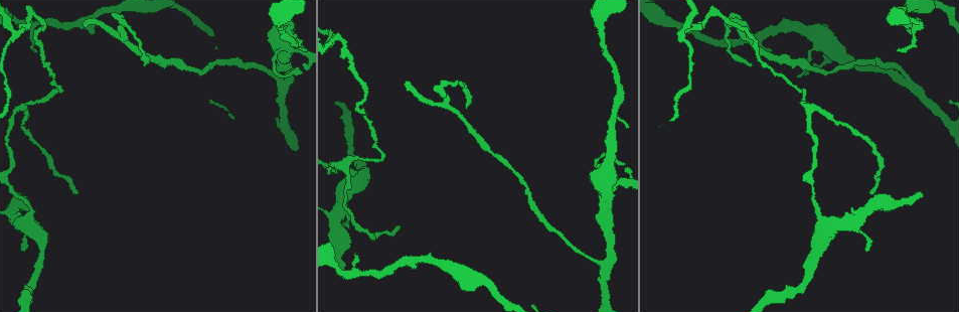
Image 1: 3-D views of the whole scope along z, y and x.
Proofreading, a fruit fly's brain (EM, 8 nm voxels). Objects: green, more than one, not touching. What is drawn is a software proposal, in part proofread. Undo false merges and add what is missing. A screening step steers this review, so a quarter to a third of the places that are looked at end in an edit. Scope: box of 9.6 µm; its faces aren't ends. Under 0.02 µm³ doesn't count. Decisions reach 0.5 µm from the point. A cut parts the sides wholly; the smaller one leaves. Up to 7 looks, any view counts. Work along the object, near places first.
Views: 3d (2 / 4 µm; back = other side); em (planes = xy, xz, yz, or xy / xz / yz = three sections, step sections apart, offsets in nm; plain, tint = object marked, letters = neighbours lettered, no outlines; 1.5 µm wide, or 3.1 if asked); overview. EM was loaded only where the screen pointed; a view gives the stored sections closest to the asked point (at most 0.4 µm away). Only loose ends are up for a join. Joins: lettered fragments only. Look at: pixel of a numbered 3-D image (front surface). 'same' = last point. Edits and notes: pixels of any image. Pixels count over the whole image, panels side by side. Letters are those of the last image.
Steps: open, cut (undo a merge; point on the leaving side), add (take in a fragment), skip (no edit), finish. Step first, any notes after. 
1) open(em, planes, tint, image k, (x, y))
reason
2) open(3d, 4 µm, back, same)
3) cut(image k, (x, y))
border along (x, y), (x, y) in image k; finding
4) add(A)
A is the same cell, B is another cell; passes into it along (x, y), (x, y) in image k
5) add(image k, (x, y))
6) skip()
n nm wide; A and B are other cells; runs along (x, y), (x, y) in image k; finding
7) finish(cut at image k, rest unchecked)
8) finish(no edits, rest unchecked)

open(3d, 4 µm, image 1, (922, 196))
branch stops here

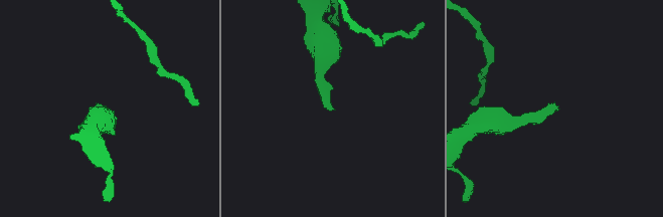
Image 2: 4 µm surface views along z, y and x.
open(em, planes, letters, image 2, (333, 107))

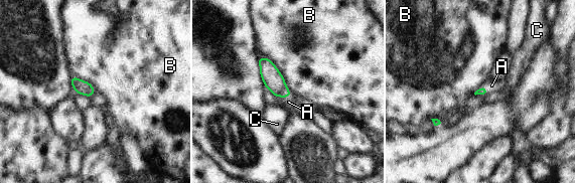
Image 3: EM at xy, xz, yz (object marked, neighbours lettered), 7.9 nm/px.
add(A)
B touches over 420 nm; A is the same cell, B and C are other cells; passes into it along (273, 79), (288, 96), (288, 102) in image 3; it goes on there

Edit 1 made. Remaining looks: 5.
open(overview)

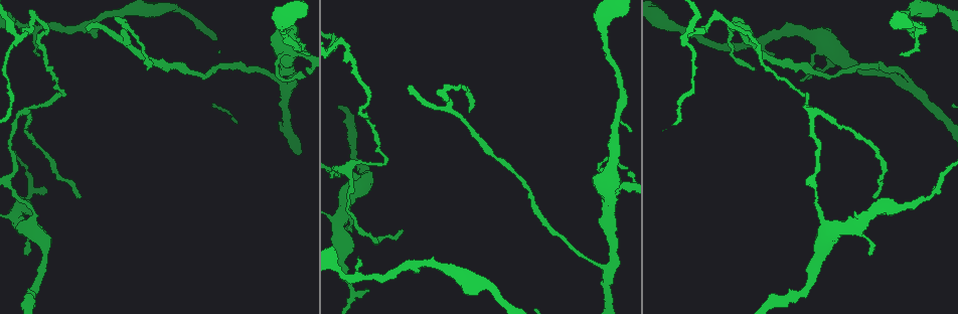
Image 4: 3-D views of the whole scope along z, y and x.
open(3d, 2 µm, image 4, (344, 215))
small branch off a trunk

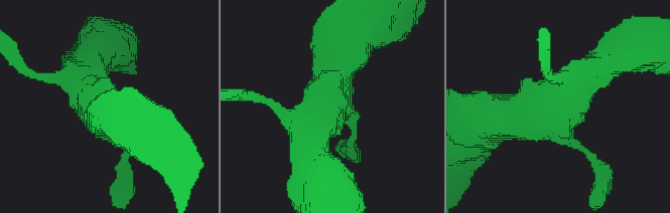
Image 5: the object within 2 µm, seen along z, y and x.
open(em, planes, tint, image 5, (551, 107))
need the tissue

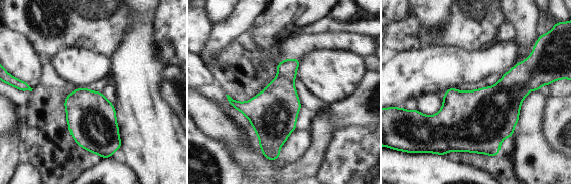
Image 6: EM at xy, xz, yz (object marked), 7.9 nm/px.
open(em, planes, letters, same)

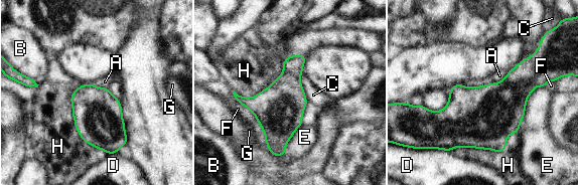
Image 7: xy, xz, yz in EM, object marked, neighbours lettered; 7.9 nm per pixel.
skip()
H touches over 600 nm; A, B, C, D, E, F, G and H are other cells; border along (300, 74), (299, 80), (307, 102) in image 7; continuous, no second neuron

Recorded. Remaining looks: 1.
open(em, xy, step 8, letters, image 4, (402, 229))
thin end

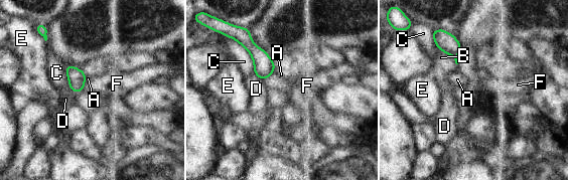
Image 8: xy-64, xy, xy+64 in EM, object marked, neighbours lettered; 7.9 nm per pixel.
skip()
A, B, C, D, E and F are other cells; none of them fits

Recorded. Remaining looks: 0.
finish(add at image 3, rest unchecked)

